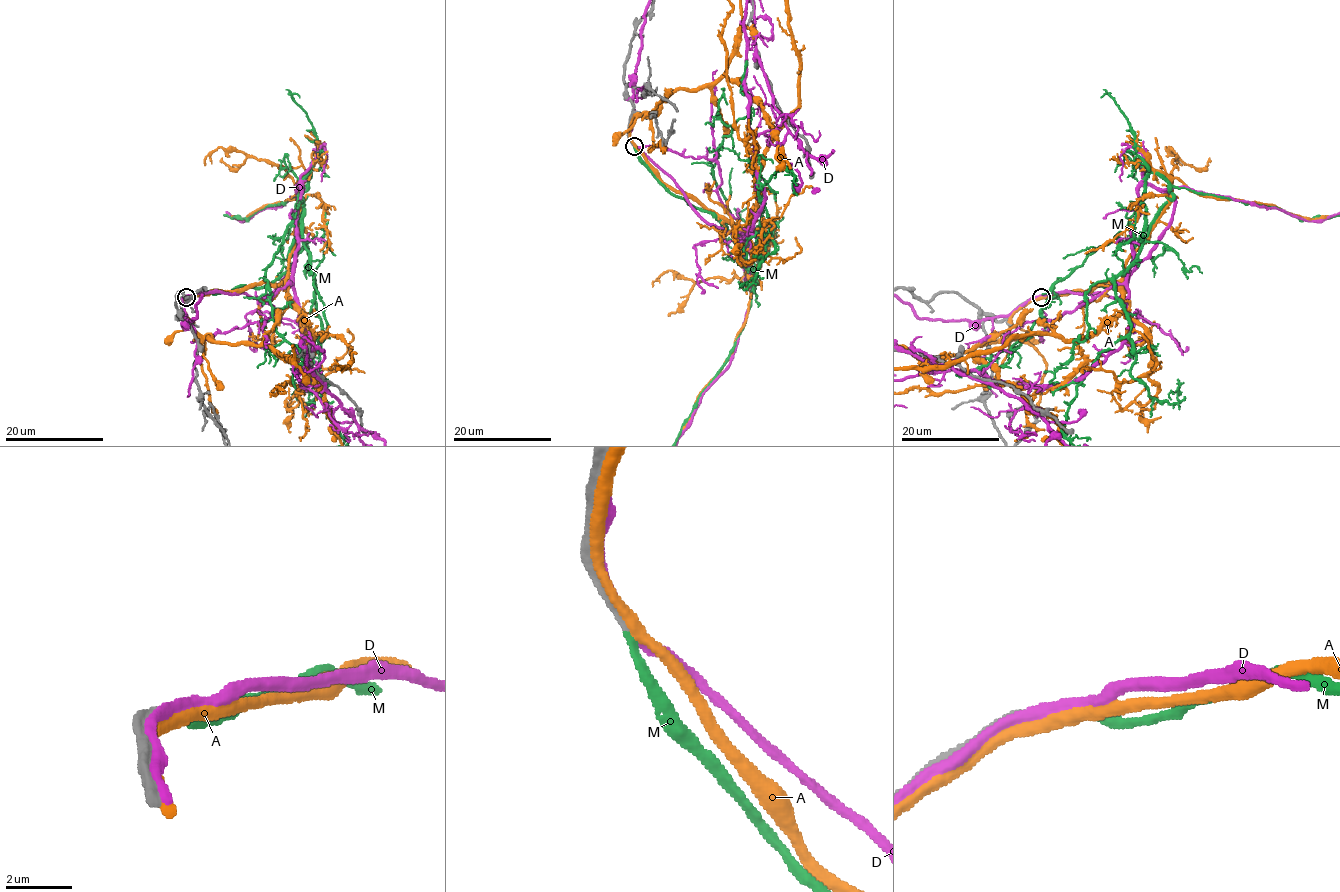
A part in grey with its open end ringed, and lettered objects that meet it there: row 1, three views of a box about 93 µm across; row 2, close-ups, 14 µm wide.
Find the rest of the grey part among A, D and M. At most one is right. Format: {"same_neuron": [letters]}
{"same_neuron": ["M"]}

